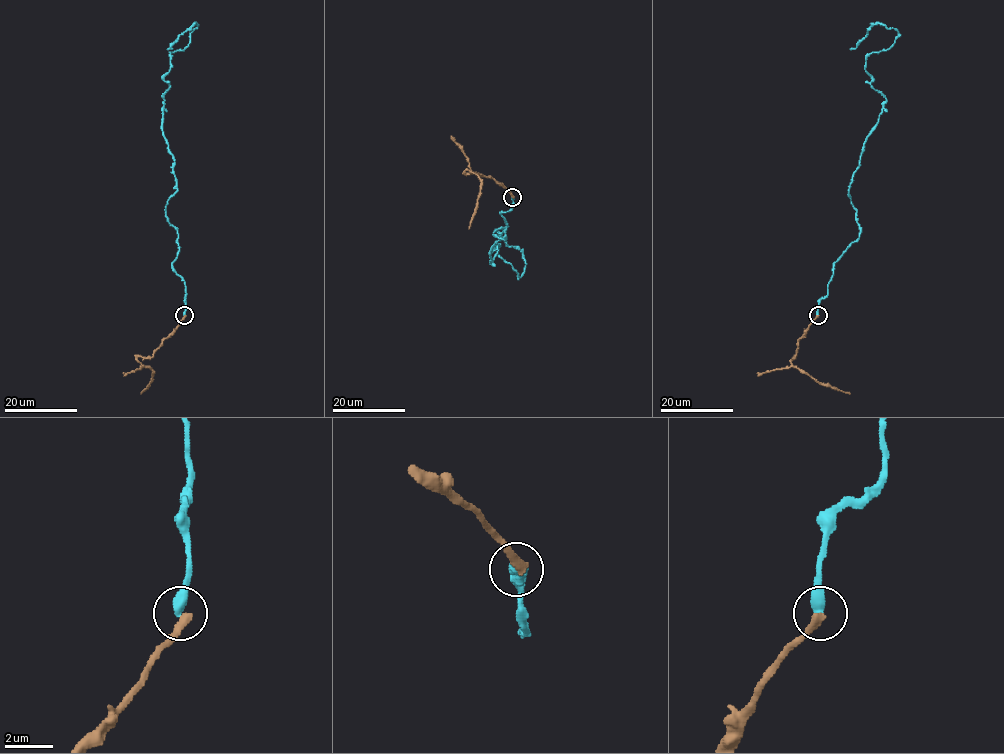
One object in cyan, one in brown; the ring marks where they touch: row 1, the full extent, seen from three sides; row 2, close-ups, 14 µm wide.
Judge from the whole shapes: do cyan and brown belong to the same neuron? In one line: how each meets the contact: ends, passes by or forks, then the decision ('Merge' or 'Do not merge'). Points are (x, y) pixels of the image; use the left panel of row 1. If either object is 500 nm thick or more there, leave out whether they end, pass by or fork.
At the ring cyan ends. At the ring brown ends. Do not merge

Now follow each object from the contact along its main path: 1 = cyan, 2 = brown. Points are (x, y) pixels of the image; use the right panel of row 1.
1: (818, 315), (834, 262), (859, 237), (849, 186), (886, 100), (866, 58), (898, 32), (874, 24), (850, 49)
2: (818, 315), (798, 340), (795, 357), (791, 360), (794, 366), (819, 382), (850, 394)

